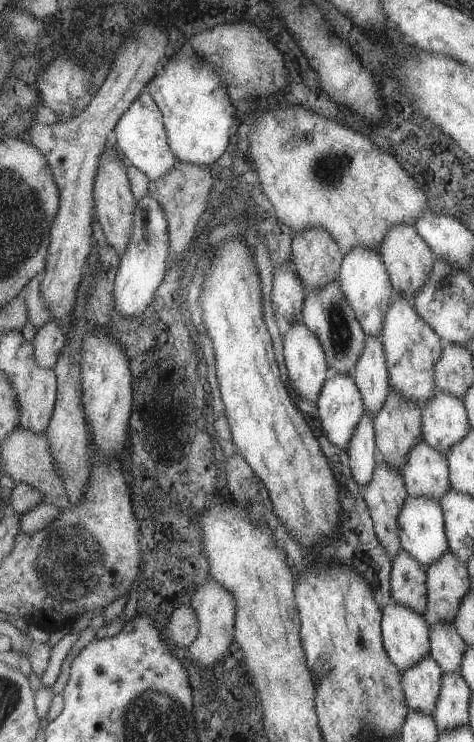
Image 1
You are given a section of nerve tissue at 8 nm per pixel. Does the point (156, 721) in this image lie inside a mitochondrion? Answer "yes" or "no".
yes

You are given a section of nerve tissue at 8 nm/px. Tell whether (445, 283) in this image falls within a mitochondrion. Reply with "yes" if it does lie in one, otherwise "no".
yes

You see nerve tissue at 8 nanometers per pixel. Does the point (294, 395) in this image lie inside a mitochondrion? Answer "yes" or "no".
no

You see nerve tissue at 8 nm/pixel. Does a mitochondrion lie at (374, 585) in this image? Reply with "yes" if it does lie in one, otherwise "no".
no

